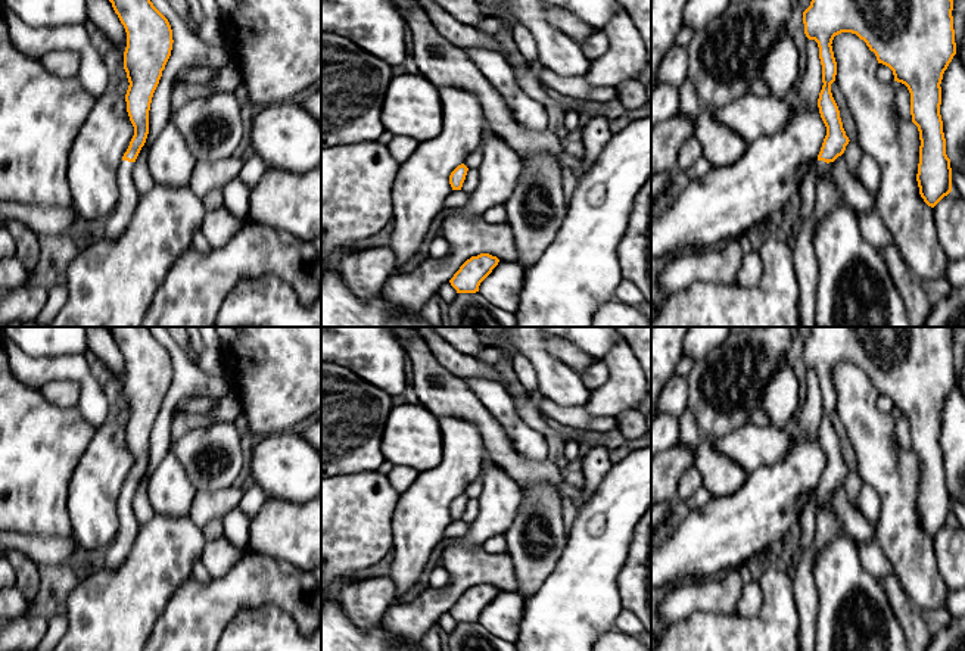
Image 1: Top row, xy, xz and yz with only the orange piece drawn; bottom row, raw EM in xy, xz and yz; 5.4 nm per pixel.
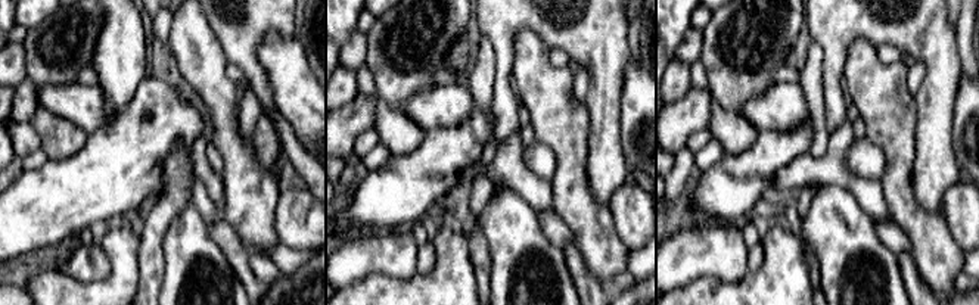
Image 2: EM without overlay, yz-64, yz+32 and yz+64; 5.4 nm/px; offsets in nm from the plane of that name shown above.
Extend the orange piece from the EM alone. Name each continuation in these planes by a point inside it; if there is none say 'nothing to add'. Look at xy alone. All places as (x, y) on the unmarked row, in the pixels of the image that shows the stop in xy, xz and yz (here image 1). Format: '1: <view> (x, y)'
1: xy (117, 553)

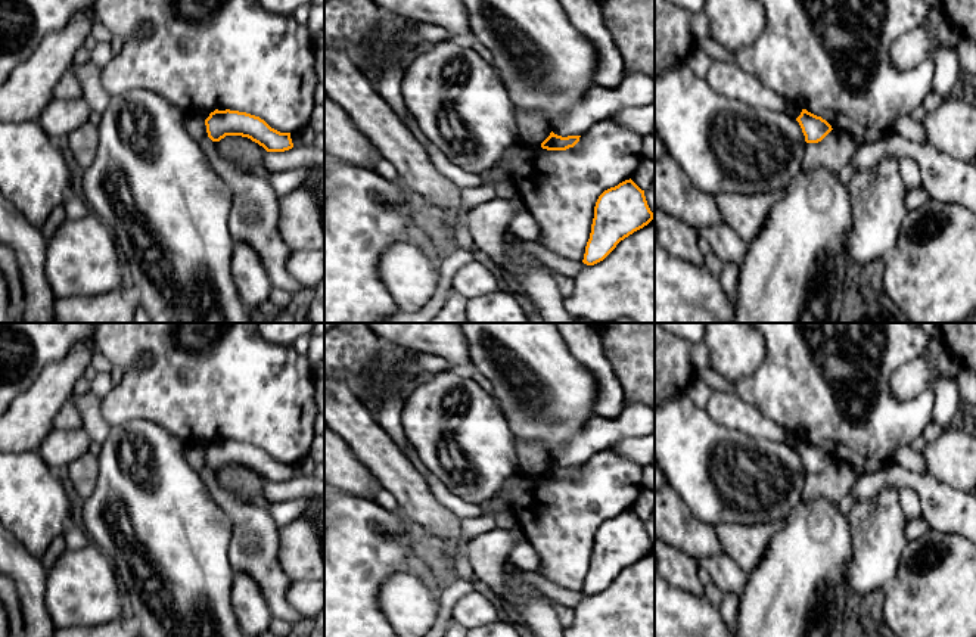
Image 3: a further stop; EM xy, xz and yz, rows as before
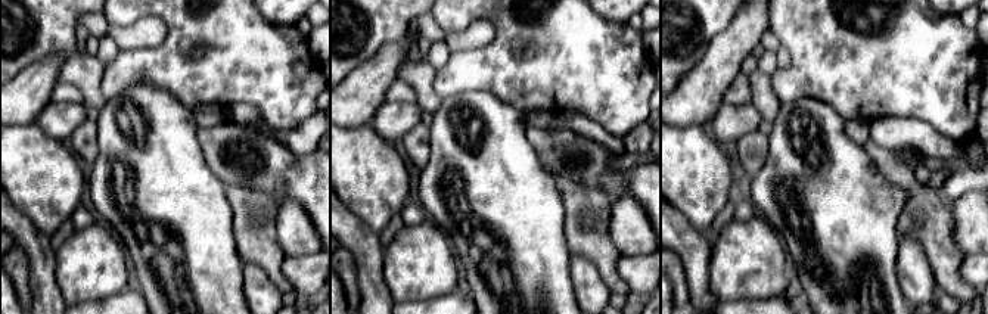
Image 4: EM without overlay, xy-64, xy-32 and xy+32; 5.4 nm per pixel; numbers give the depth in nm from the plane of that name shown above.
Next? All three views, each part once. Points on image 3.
nothing to add

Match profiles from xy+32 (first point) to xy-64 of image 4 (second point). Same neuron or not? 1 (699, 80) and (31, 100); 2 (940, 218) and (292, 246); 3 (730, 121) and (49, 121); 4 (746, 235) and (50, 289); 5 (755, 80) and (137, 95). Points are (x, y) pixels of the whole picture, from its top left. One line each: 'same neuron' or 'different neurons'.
1: same neuron
2: different neurons
3: same neuron
4: different neurons
5: different neurons

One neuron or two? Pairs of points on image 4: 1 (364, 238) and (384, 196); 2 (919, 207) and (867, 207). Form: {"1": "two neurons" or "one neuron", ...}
{"1": "two neurons", "2": "two neurons"}

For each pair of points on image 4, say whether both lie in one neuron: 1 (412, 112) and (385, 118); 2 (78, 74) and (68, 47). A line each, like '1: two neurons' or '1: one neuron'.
1: one neuron
2: one neuron

